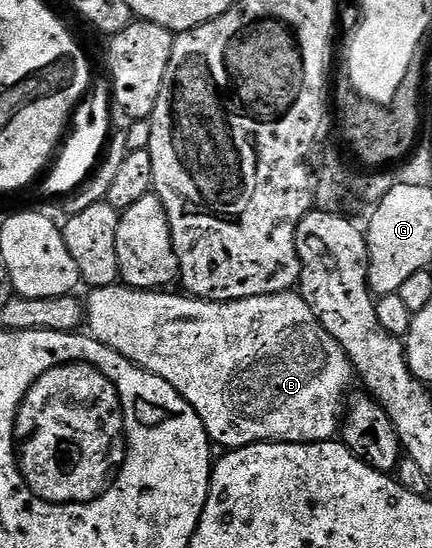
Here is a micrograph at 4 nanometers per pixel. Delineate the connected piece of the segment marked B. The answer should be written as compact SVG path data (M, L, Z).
M125 284L99 286L91 289L89 293L90 299L87 297L84 302L84 326L90 337L120 352L120 356L124 356L135 366L168 380L168 384L172 384L172 388L176 388L176 392L180 392L180 396L184 396L184 400L192 404L196 416L200 416L208 432L211 443L218 445L219 442L220 445L226 446L222 448L237 448L251 446L257 442L329 442L339 433L344 407L348 402L348 391L351 389L350 381L355 381L356 375L344 348L340 348L336 340L332 340L330 333L322 327L320 320L316 320L312 308L300 293L252 296L235 302L205 302L202 298L183 296L181 293L178 295L157 290L137 290Z

